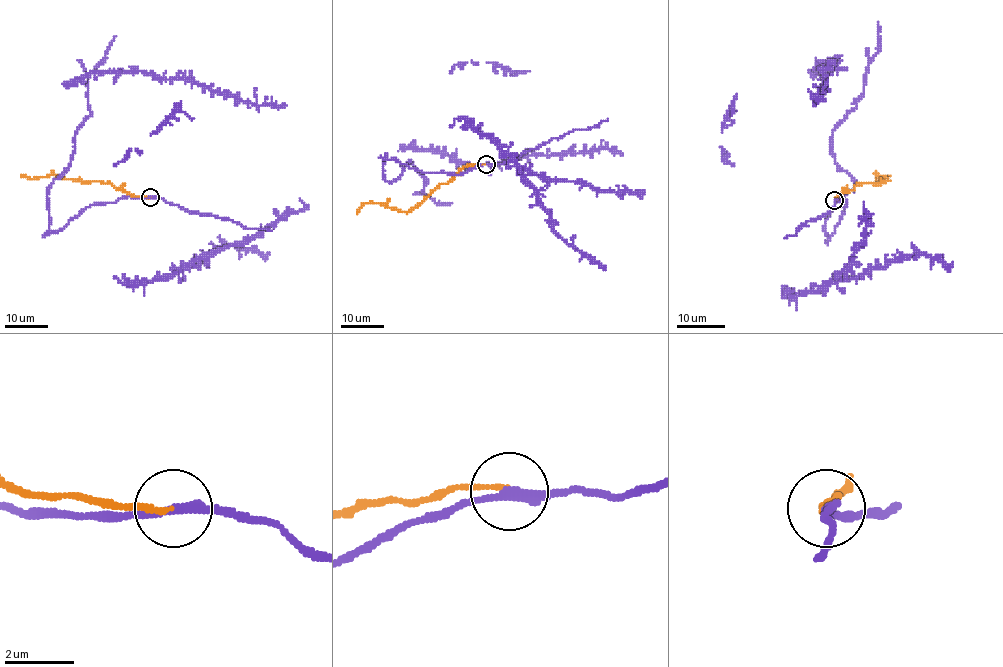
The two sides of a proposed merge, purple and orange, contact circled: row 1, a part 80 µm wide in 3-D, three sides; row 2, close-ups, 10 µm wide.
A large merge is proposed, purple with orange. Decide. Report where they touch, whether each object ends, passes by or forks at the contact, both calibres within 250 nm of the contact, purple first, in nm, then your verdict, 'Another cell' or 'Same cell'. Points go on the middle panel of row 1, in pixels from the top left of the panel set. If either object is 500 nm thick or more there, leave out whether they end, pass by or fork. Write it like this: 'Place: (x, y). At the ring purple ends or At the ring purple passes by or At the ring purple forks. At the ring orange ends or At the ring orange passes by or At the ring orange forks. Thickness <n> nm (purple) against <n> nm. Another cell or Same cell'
Place: (486, 164). At the ring purple passes by. At the ring orange ends. Thickness 240 nm (purple) against 140 nm. Another cell

